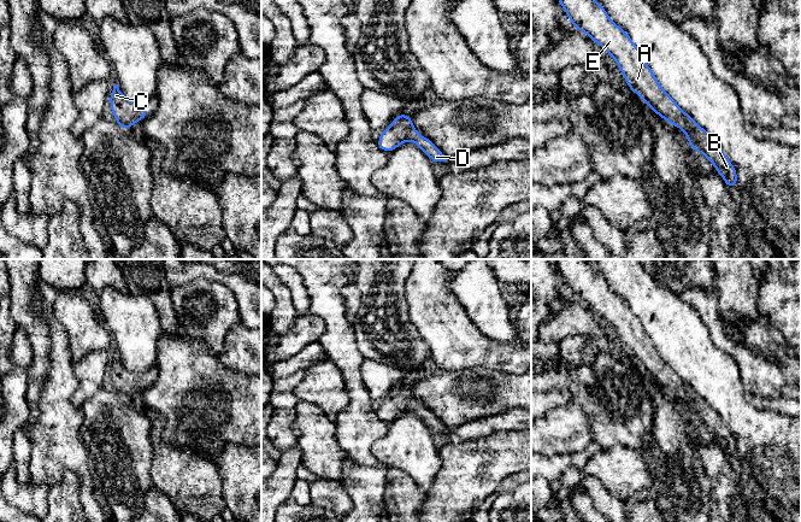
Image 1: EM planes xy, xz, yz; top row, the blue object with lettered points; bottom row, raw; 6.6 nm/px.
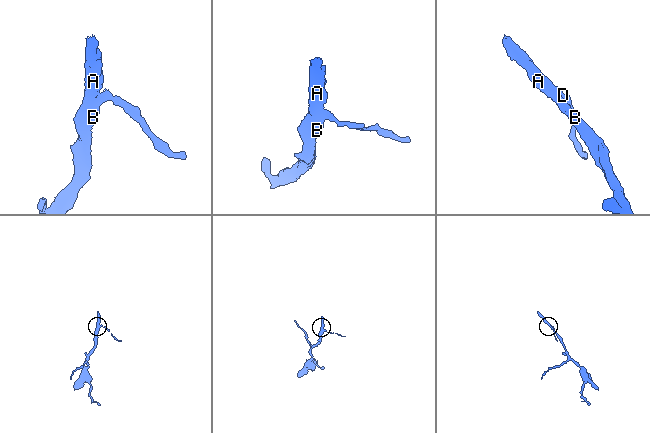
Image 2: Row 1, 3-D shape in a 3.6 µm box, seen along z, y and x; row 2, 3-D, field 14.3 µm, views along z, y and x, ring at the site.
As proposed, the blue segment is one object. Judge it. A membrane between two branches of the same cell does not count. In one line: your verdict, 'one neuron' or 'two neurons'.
one neuron

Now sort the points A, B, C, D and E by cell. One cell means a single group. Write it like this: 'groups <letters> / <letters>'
groups A B C D E

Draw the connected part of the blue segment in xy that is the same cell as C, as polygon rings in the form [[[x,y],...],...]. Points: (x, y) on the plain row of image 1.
[[[114,353],[110,364],[110,374],[112,386],[117,389],[116,393],[119,398],[129,400],[139,389],[143,391],[147,388],[146,373],[128,370]]]

